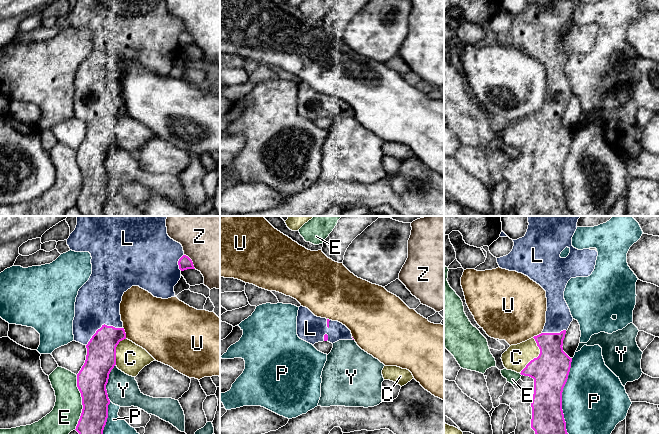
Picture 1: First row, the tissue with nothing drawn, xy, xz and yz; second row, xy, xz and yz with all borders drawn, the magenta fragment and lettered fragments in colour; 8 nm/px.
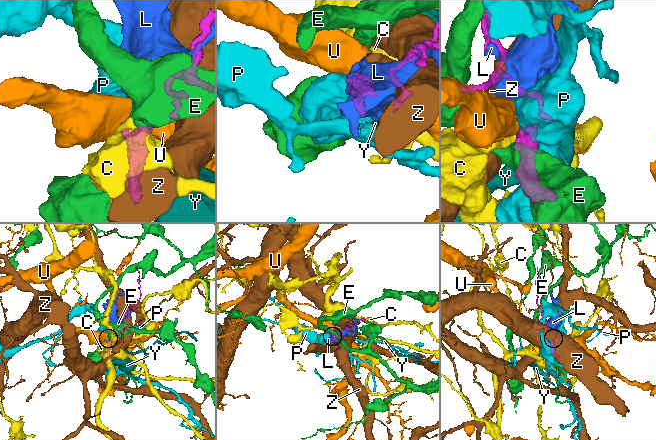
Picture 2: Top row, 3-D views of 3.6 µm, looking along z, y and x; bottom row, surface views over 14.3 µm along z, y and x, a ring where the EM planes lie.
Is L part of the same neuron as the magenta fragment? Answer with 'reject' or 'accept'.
accept

